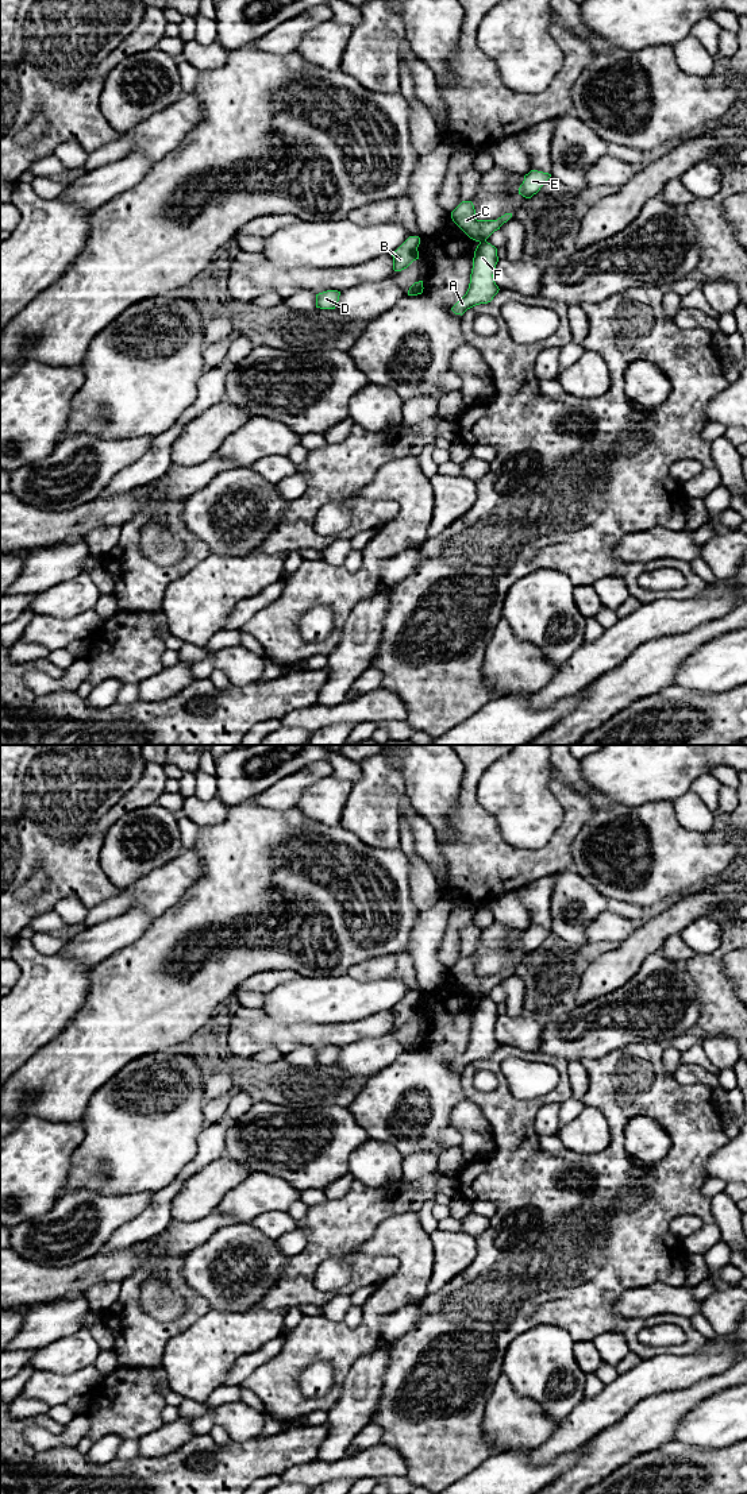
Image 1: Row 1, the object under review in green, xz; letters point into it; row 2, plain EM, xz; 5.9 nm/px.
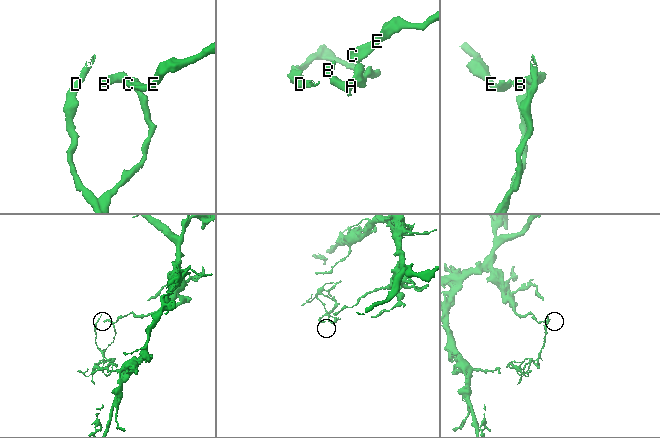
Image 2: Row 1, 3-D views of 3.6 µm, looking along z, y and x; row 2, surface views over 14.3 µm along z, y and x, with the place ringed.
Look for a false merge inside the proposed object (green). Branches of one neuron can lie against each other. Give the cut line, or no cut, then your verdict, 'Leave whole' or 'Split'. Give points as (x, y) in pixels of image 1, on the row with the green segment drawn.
Split along xz (485, 239), (480, 243). Split

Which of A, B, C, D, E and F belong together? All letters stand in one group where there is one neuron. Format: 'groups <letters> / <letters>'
groups A B D F / C E

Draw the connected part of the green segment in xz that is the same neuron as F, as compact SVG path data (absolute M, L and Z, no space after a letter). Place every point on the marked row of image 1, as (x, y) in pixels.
M486 240L481 242L474 251L469 289L451 308L455 314L462 316L475 305L488 304L498 293L493 278L497 262L497 248Z

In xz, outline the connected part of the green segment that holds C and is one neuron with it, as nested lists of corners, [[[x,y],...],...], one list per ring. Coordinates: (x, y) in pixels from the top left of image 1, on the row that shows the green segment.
[[[462,201],[453,212],[453,221],[473,240],[484,242],[494,231],[507,223],[512,217],[512,213],[505,213],[497,220],[477,220],[475,209],[471,201]]]

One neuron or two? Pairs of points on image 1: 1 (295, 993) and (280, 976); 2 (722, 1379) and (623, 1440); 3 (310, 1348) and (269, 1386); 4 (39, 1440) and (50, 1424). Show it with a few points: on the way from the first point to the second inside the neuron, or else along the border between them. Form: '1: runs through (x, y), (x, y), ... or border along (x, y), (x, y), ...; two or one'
1: border along (299, 976), (280, 983), (264, 993); two
2: runs through (697, 1393), (667, 1409), (647, 1427); one
3: runs through (300, 1355), (278, 1377); one
4: border along (23, 1431), (23, 1437), (37, 1450), (74, 1446); two

